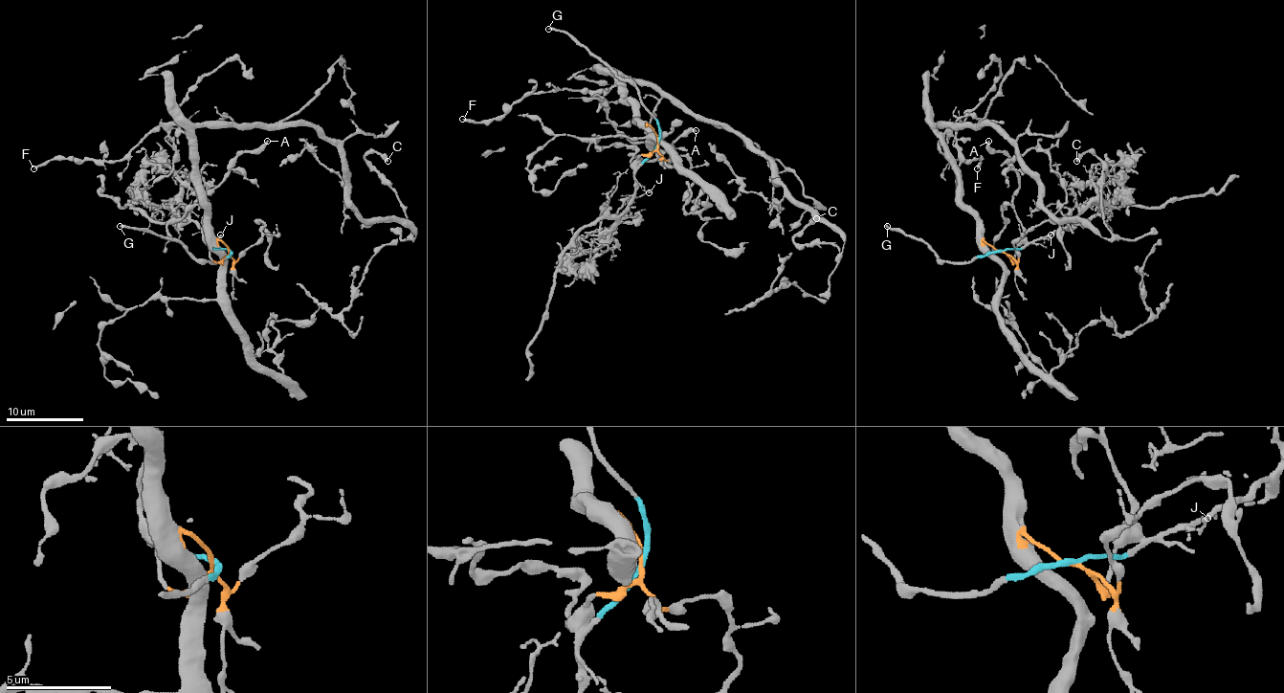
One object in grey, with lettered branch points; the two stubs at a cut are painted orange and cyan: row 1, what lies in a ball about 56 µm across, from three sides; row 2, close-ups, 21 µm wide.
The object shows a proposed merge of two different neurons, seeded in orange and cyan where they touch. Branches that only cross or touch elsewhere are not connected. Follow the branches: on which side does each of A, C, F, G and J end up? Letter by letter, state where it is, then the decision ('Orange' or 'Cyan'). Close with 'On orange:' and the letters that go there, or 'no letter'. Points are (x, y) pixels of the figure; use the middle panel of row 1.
A: Place: (696, 130). Orange
C: Place: (816, 218). Orange
F: Place: (462, 119). Orange
G: Place: (548, 29). Cyan
J: Place: (649, 192). Cyan
On orange: A, C, F

